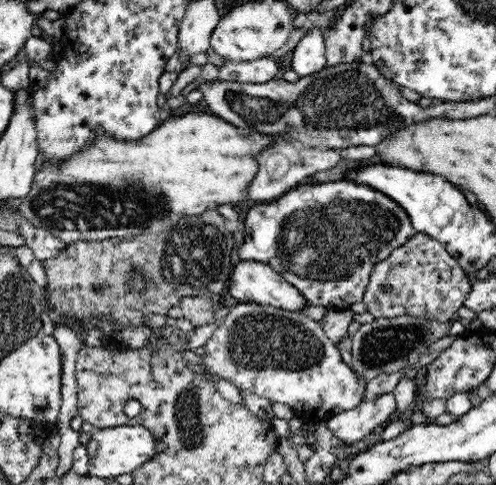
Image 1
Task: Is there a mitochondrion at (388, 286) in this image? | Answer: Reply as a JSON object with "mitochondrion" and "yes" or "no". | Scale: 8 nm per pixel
{"mitochondrion":"yes"}

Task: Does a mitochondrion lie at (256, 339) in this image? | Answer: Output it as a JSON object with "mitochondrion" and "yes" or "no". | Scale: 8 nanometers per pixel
{"mitochondrion":"yes"}

